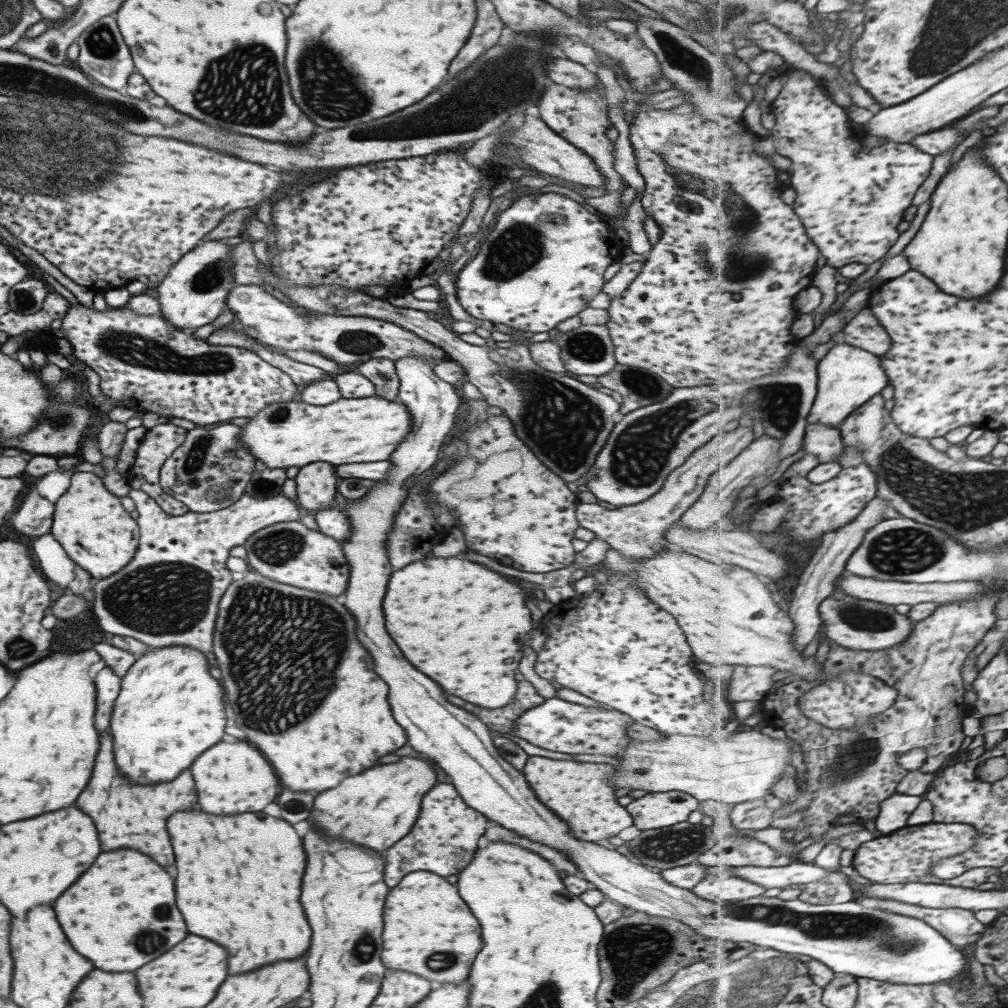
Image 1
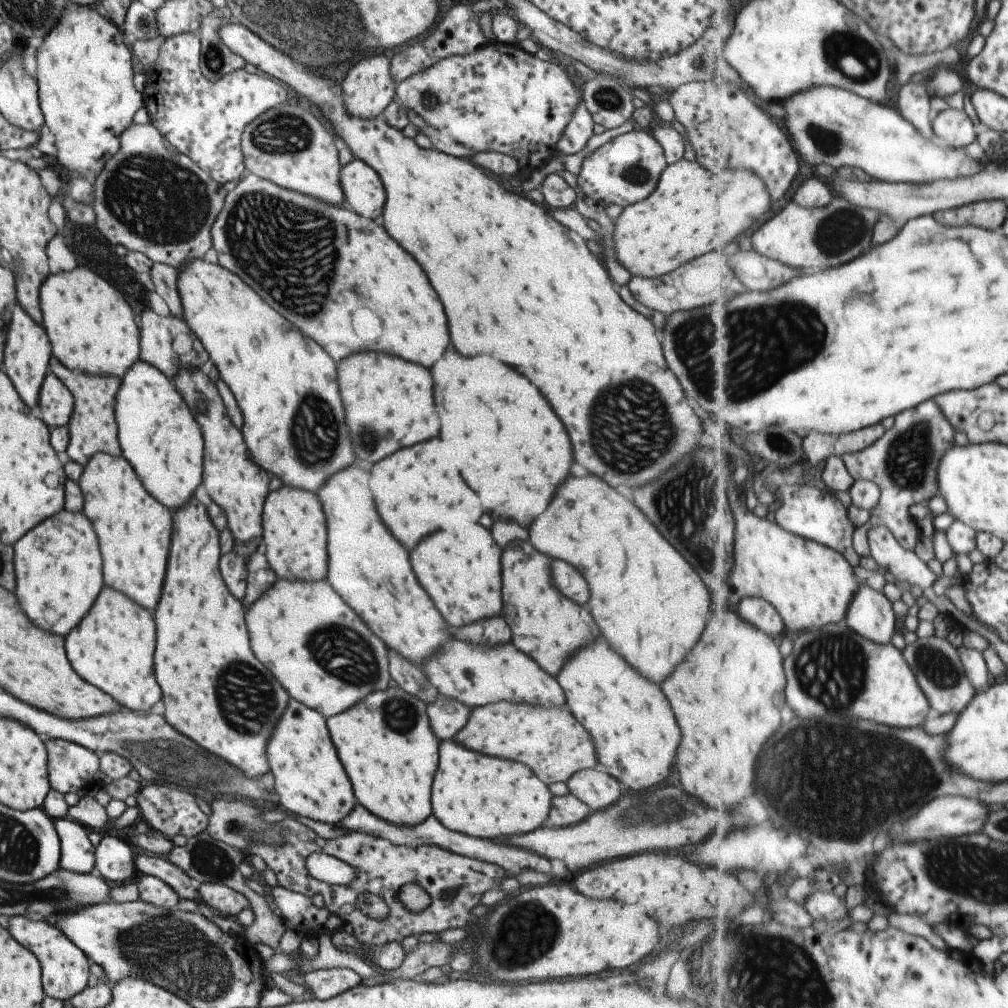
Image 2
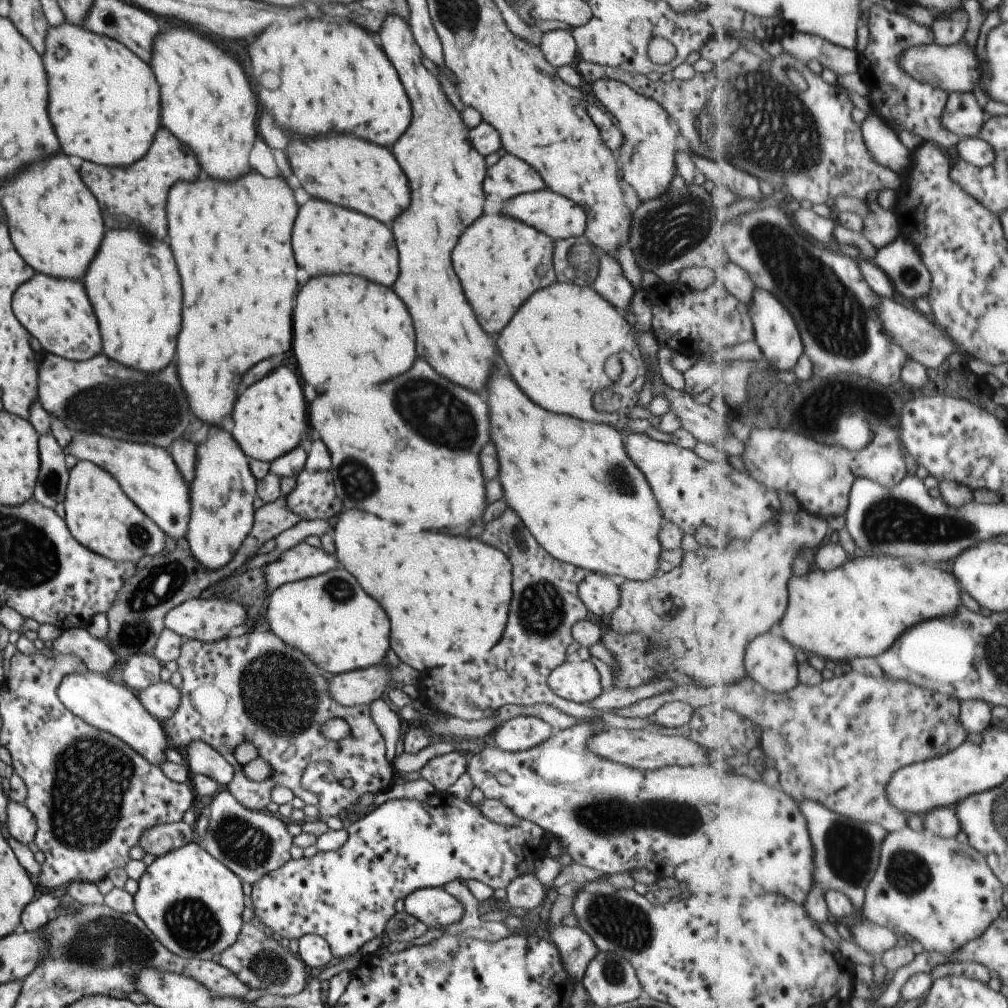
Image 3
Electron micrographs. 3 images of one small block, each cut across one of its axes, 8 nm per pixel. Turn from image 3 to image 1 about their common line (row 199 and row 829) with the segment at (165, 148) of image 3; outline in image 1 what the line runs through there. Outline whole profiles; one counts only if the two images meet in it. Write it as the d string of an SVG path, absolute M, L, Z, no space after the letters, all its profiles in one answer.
M104 667L93 679L95 684L95 716L93 724L98 732L98 750L95 755L95 766L89 778L89 784L79 794L75 808L87 814L95 826L101 852L129 848L149 856L159 866L173 864L173 852L169 844L169 836L165 830L165 820L173 812L189 812L195 806L195 790L189 772L181 772L171 782L161 784L129 784L127 778L119 776L117 764L113 762L113 740L109 736L108 726L113 703L121 688L121 678L113 674L111 668Z

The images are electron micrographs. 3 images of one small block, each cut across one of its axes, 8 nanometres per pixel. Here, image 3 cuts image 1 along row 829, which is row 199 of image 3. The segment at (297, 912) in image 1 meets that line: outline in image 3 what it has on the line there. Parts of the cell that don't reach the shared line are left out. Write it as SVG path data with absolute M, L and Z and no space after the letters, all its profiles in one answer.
M245 174L233 184L223 184L217 180L195 180L191 184L175 184L169 194L167 194L167 244L171 248L171 254L175 258L175 266L179 272L181 280L181 292L183 292L183 306L181 306L181 328L177 334L177 350L175 350L175 370L177 370L177 380L181 384L183 394L187 396L187 404L191 408L191 414L205 422L207 426L221 426L223 418L231 414L231 408L237 398L237 388L241 384L241 376L255 366L257 362L271 358L275 354L285 354L291 346L291 310L293 310L293 290L295 290L295 272L297 266L291 256L291 246L289 246L289 234L295 218L295 202L293 202L293 192L291 188L281 180L281 178L263 178L259 174Z

